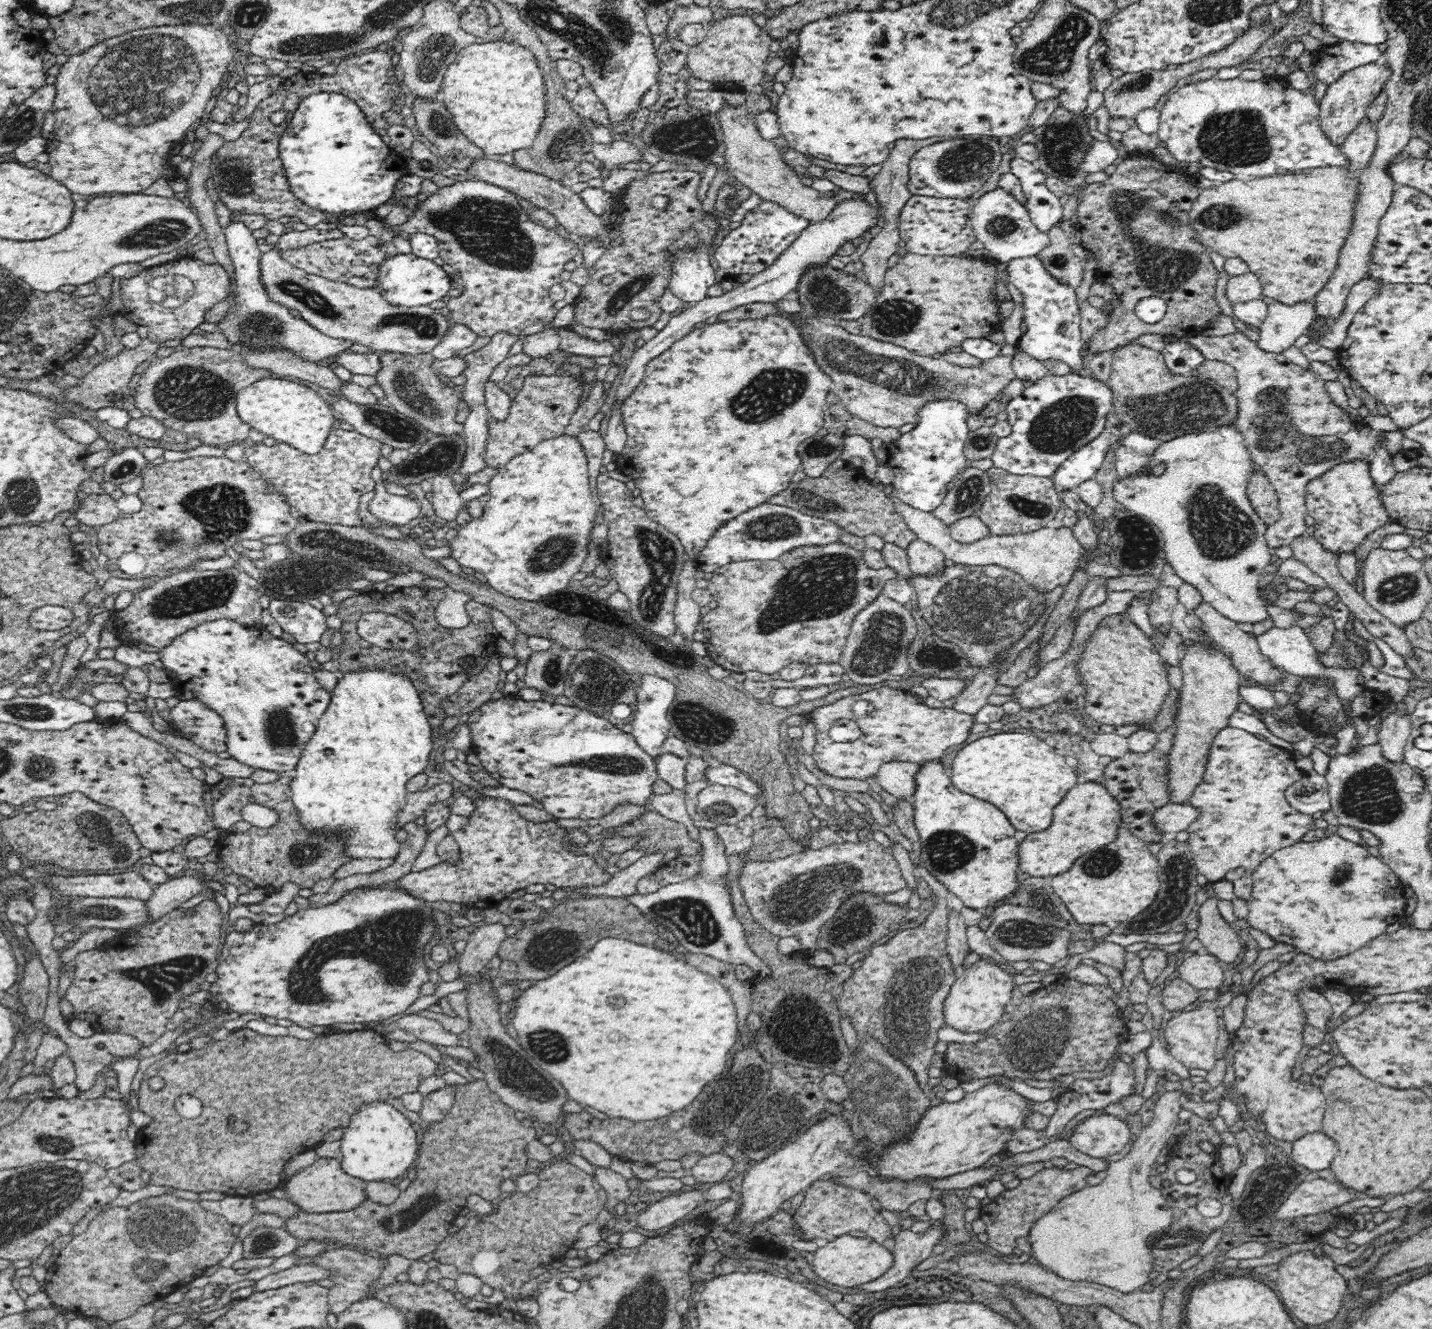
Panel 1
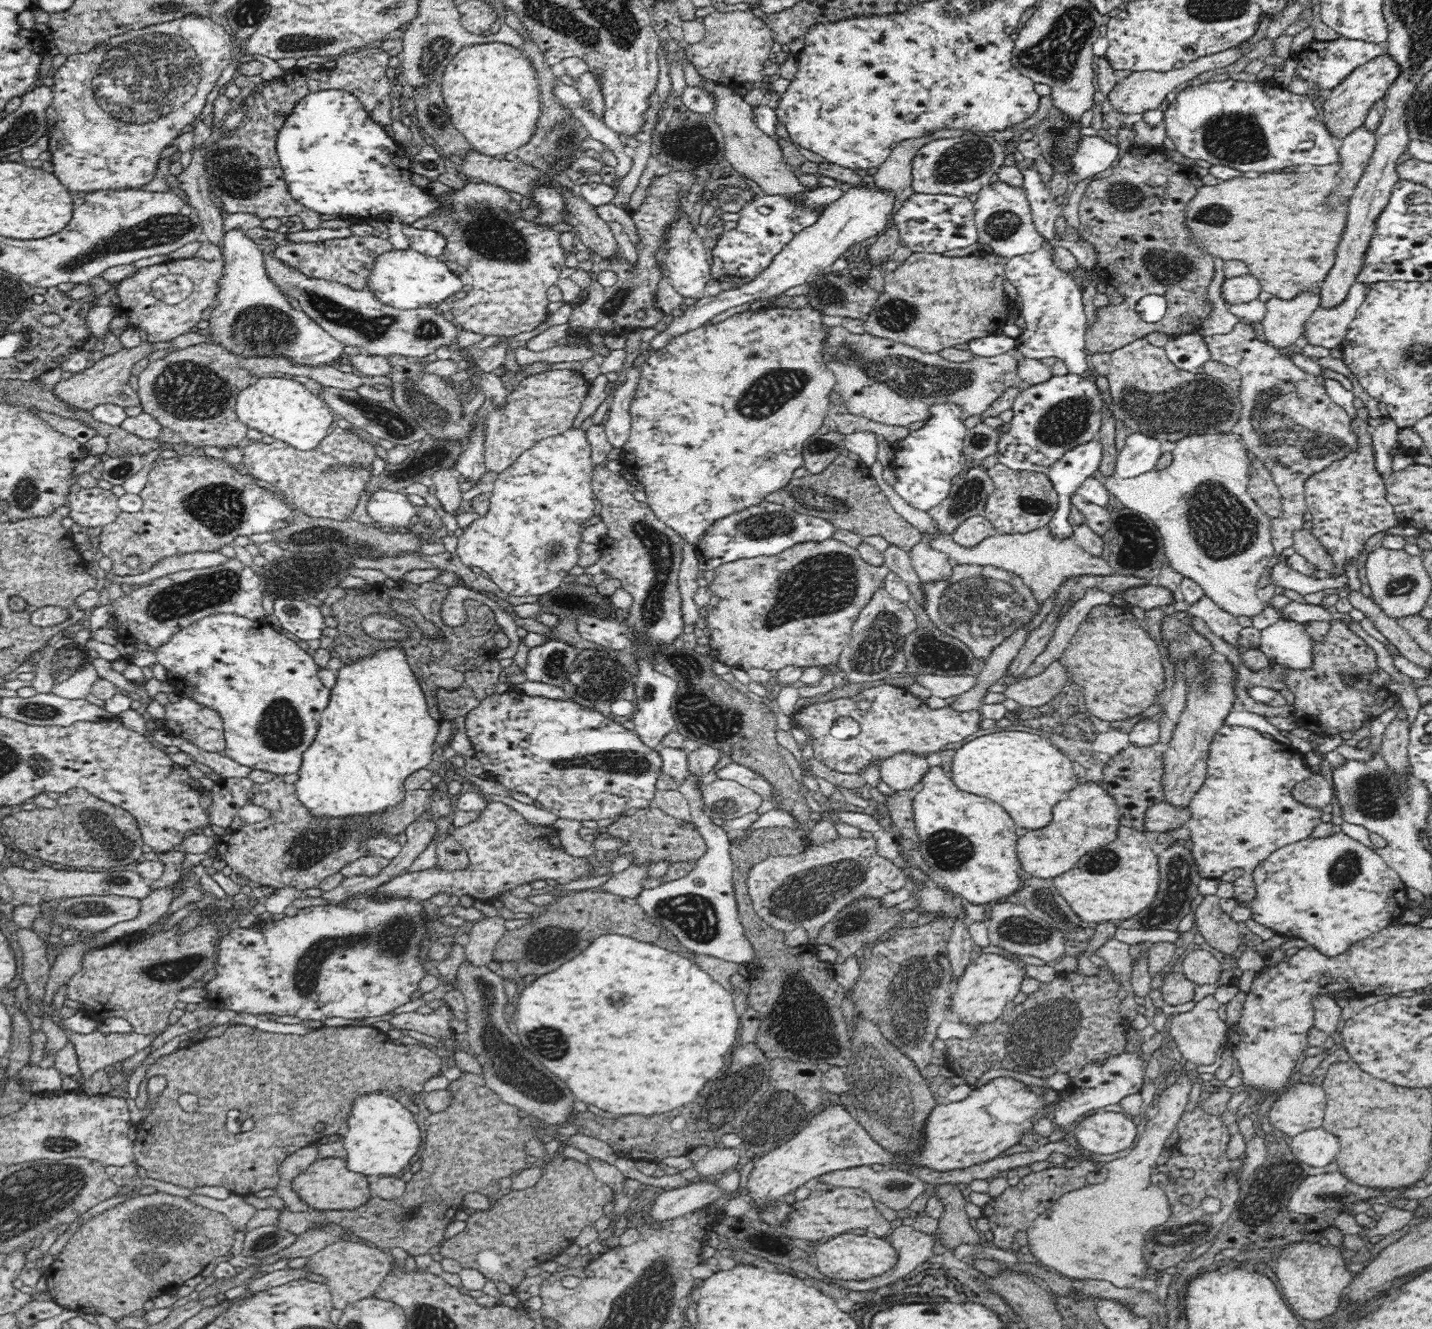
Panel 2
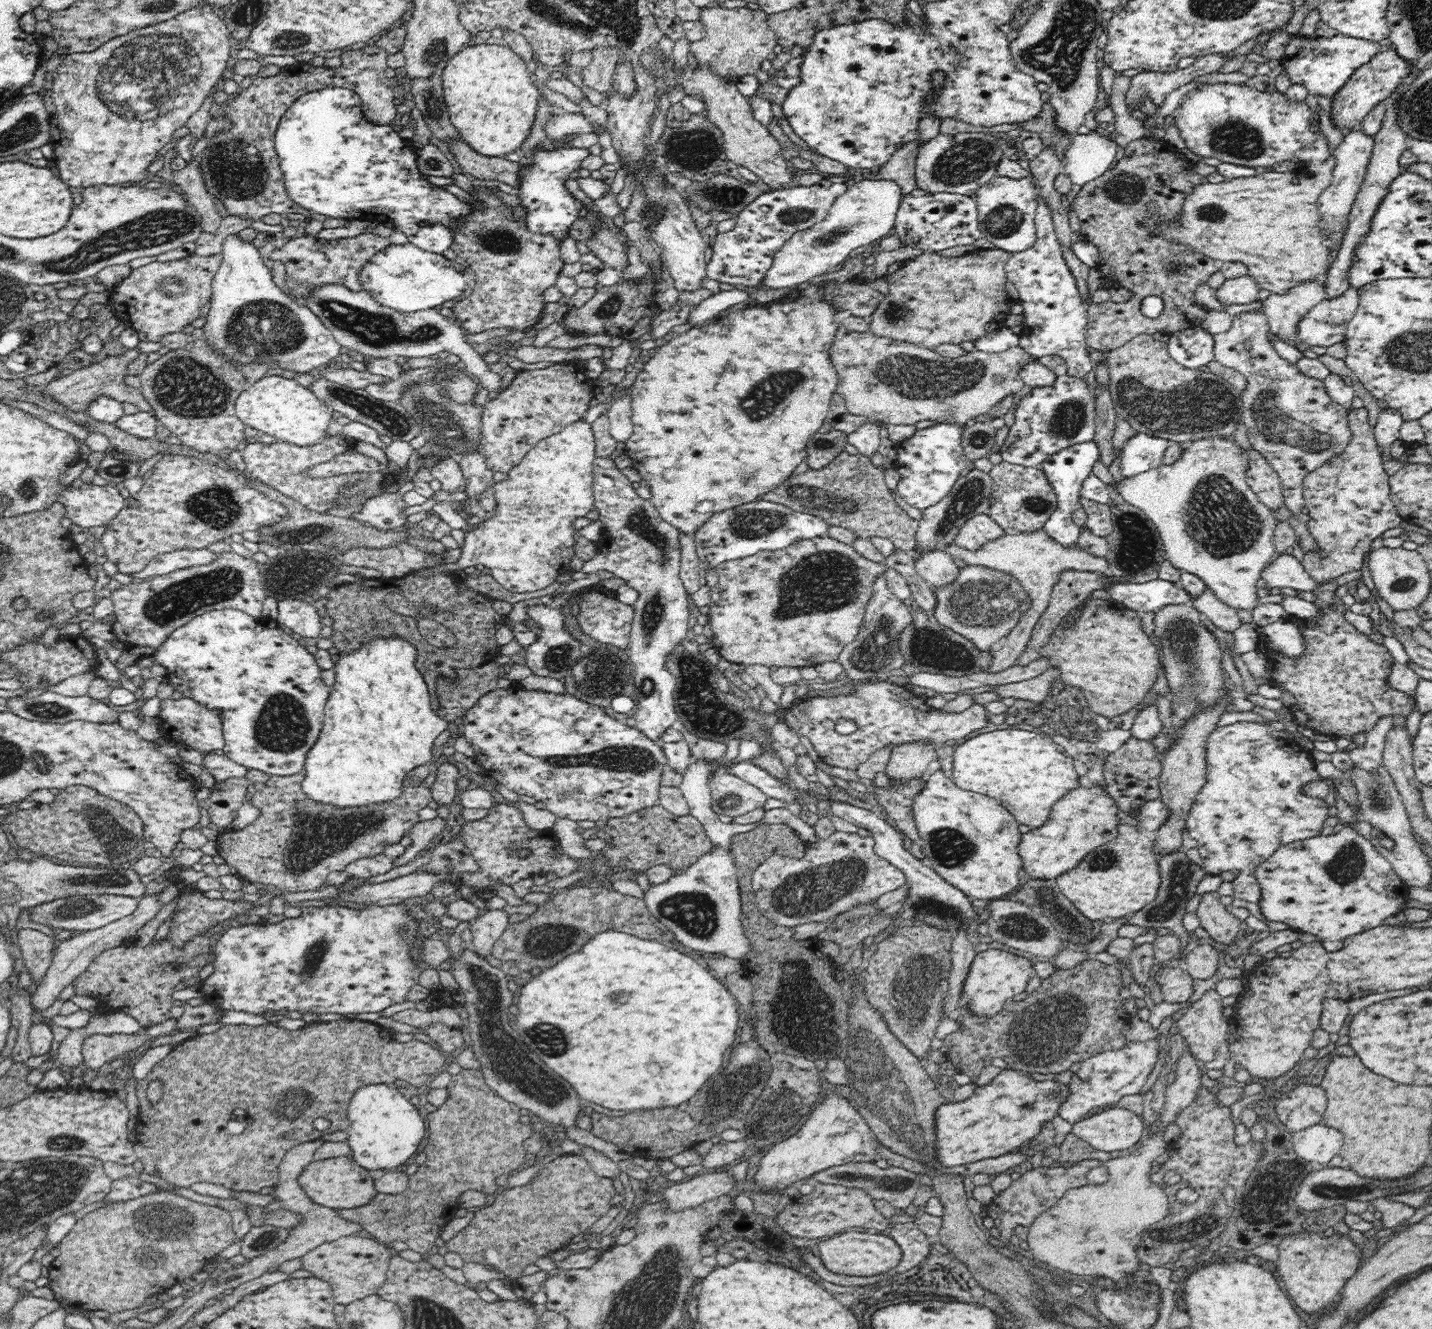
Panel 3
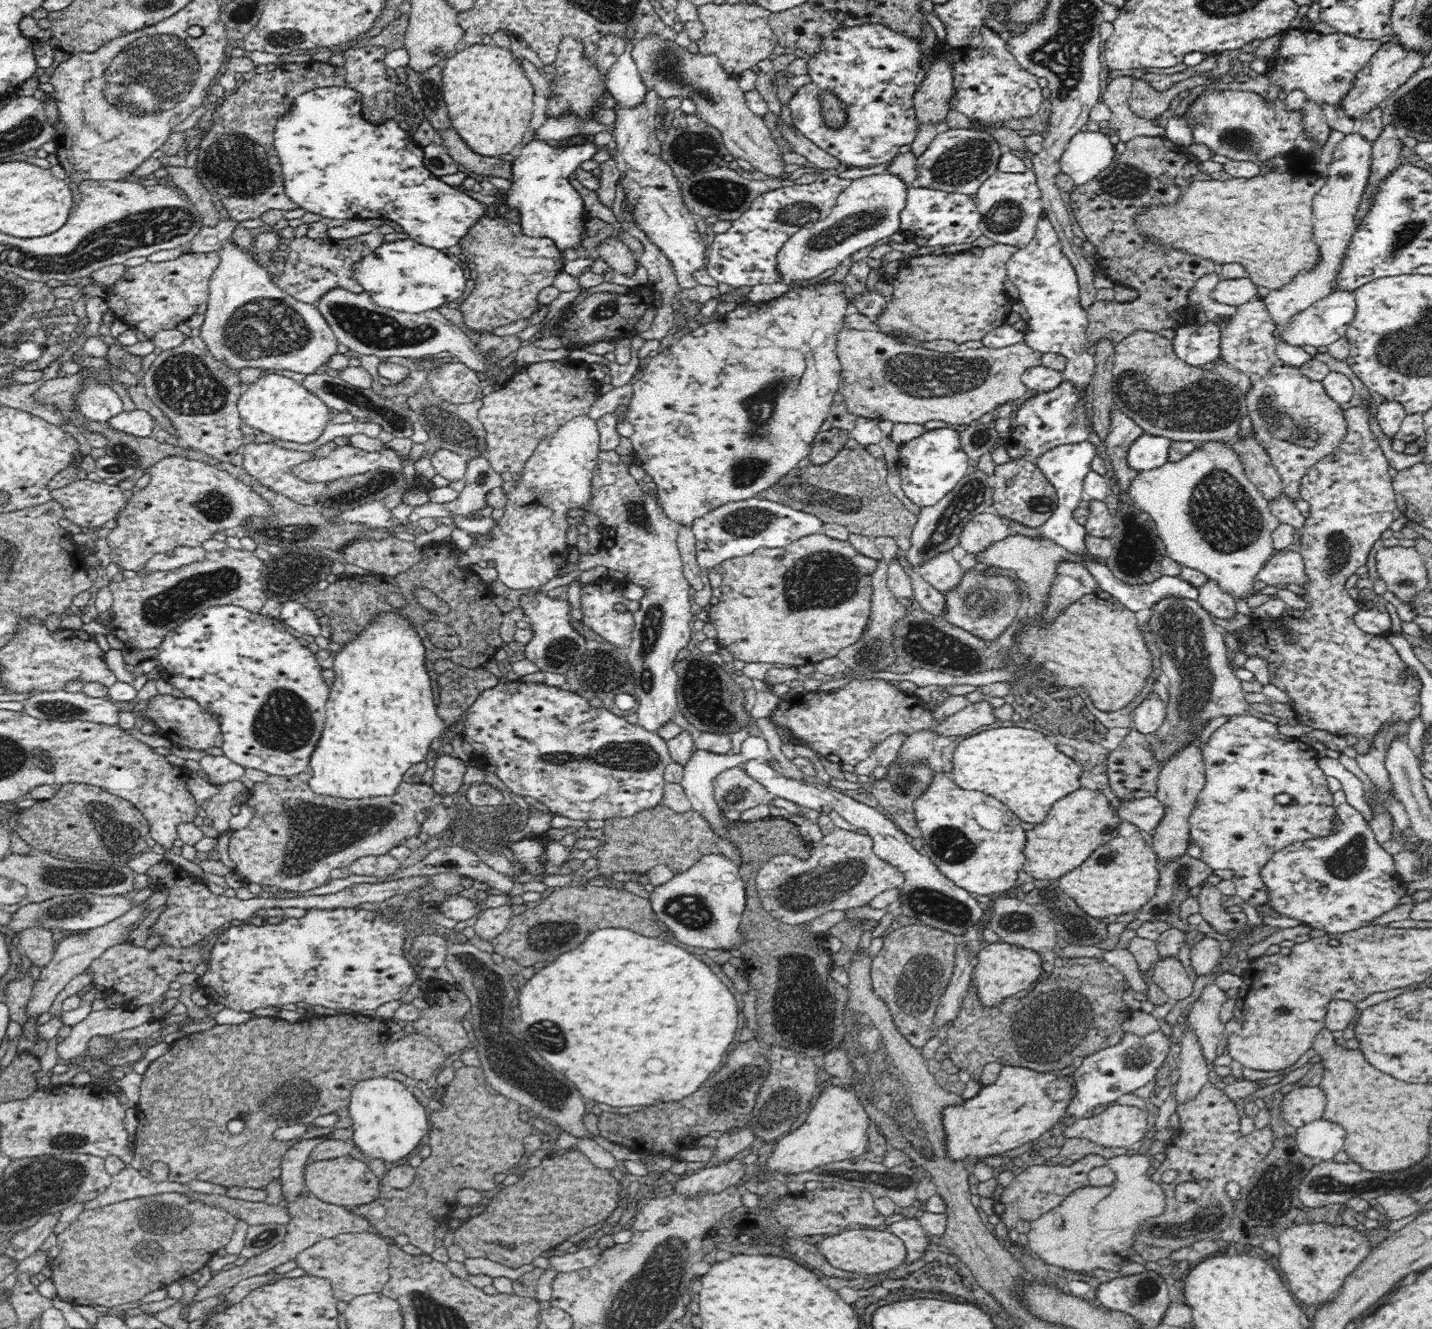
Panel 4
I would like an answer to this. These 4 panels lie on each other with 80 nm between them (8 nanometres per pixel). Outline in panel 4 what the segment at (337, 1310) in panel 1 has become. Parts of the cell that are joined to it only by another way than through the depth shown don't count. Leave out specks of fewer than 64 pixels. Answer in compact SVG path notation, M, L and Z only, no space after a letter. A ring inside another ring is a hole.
M344 1233L318 1241L314 1246L298 1253L297 1266L308 1275L331 1282L334 1296L342 1302L353 1298L380 1293L388 1279L390 1266L389 1244L378 1233Z

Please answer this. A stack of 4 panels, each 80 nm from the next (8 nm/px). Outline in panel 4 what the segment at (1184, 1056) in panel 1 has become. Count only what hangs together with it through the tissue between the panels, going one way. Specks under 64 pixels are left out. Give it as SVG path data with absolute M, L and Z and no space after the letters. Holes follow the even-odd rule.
M1215 983L1206 986L1201 992L1200 998L1193 1002L1188 1009L1184 1023L1188 1030L1198 1039L1202 1056L1206 1063L1211 1064L1216 1058L1218 1042L1222 1040L1225 1025L1220 1021L1220 1010L1226 1000L1225 992Z

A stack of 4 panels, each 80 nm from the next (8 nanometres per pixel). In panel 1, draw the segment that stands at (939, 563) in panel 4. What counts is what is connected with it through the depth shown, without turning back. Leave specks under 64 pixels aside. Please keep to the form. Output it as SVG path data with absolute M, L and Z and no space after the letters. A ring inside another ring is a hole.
M915 538L906 548L908 565L912 574L928 576L940 572L946 566L944 553L935 546Z

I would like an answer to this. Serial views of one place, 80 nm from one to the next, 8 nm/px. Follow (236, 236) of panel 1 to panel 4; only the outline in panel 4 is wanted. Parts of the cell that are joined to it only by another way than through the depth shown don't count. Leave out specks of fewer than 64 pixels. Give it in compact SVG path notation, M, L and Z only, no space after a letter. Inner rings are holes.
M228 239L219 254L221 262L209 280L207 311L200 327L200 337L214 358L236 370L252 367L311 375L337 354L339 342L318 309L282 290L265 265L254 259L251 247L241 248Z

